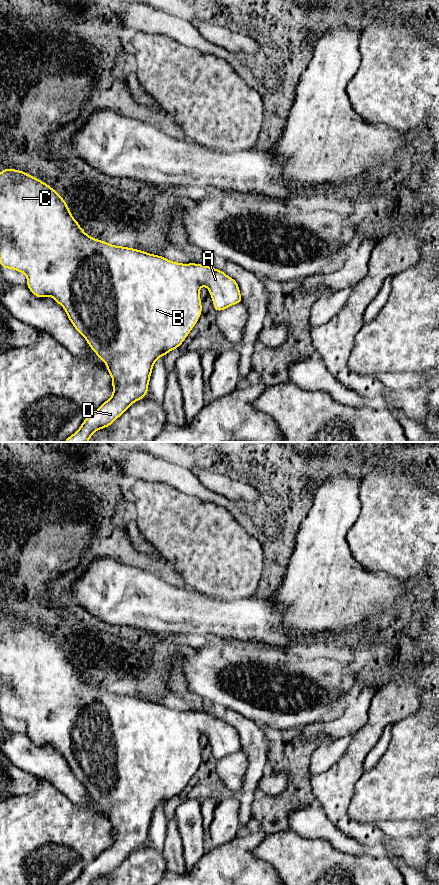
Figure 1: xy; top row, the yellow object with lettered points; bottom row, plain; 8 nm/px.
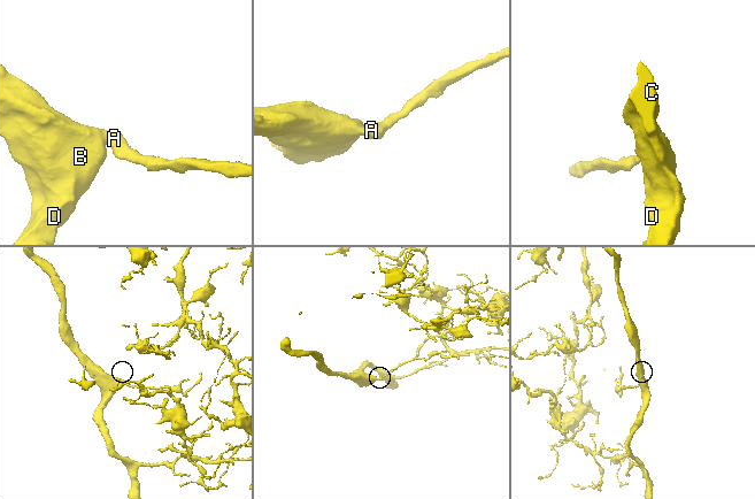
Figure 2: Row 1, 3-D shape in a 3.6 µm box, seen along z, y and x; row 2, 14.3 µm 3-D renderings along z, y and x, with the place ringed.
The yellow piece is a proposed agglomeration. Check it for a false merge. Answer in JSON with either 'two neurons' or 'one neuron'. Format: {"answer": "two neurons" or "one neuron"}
{"answer": "one neuron"}

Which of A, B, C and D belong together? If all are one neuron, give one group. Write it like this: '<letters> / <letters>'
A B C D

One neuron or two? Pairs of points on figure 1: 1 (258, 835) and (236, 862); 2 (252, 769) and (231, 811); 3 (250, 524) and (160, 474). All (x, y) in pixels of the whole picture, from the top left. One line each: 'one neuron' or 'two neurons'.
1: one neuron
2: two neurons
3: one neuron

